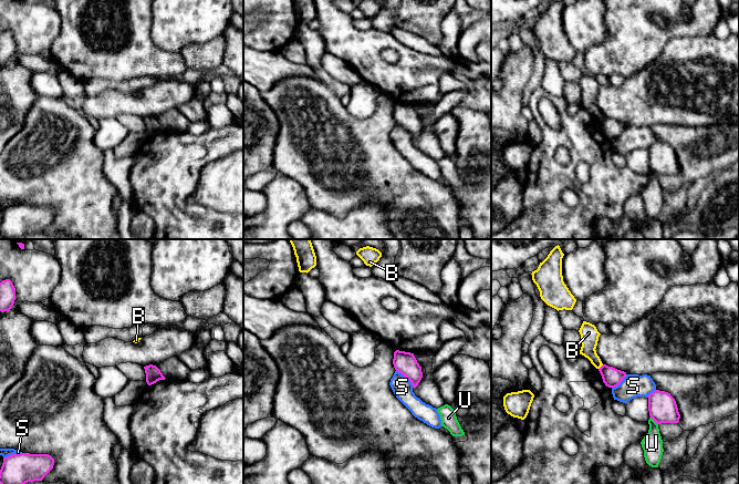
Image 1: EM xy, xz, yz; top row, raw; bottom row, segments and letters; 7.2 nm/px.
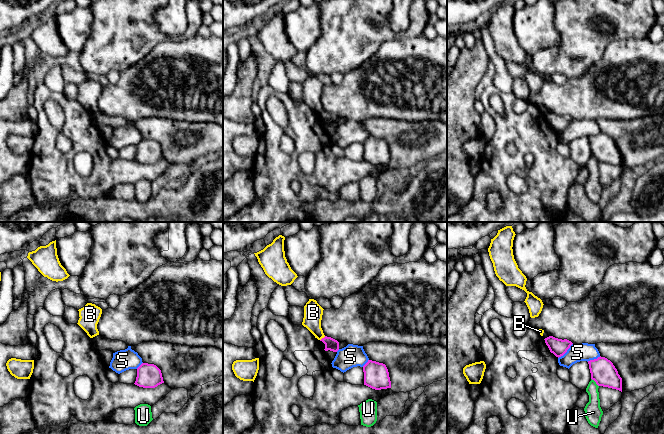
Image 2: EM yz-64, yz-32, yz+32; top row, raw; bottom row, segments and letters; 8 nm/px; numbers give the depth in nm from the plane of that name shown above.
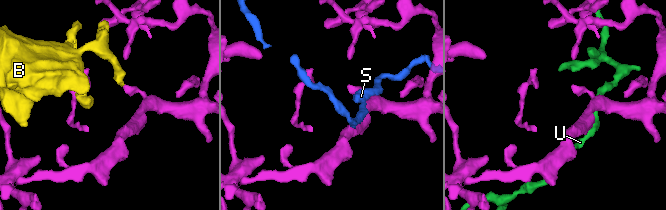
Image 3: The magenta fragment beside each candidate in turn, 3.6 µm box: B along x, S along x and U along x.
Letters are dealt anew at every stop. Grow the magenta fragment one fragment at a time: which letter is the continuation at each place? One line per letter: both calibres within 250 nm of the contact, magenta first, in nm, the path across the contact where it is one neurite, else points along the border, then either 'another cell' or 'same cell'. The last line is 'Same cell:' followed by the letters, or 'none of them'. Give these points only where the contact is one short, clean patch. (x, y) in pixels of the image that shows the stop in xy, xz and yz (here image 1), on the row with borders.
B: calibres 140 and 130 nm; border yz (603, 364), (599, 369); another cell
S: calibres 160 and 150 nm; another cell
U: calibres 200 and 150 nm; another cell
Same cell: none of them

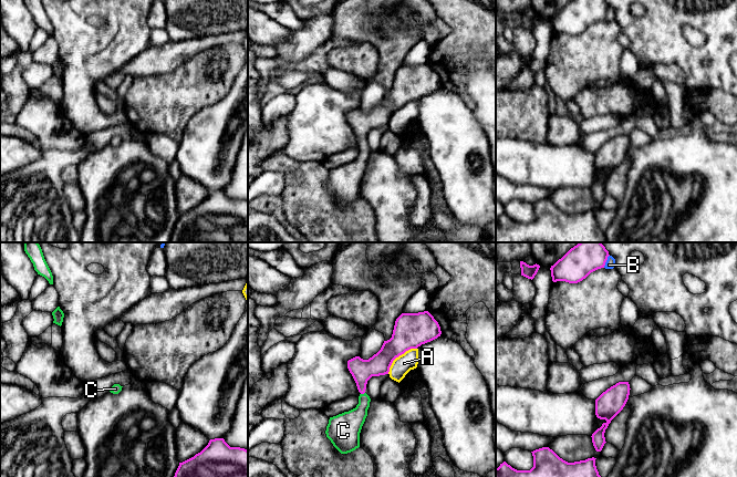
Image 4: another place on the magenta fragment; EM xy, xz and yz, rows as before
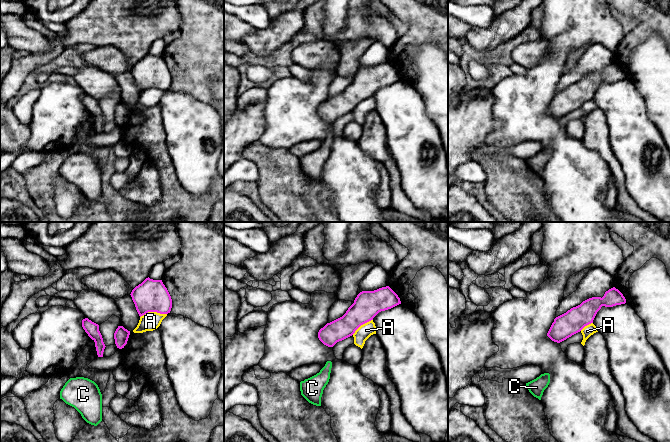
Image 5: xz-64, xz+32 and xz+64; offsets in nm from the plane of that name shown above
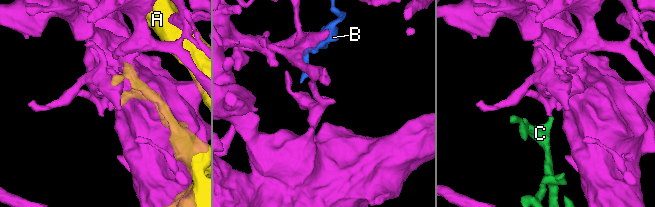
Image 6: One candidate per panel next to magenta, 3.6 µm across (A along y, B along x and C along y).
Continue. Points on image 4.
A: calibres 260 and 140 nm; another cell
B: calibres 240 and 70 nm; another cell
C: calibres 160 and 190 nm; way xz (362, 370), (362, 393), (361, 411), (349, 424); same cell
Same cell: C

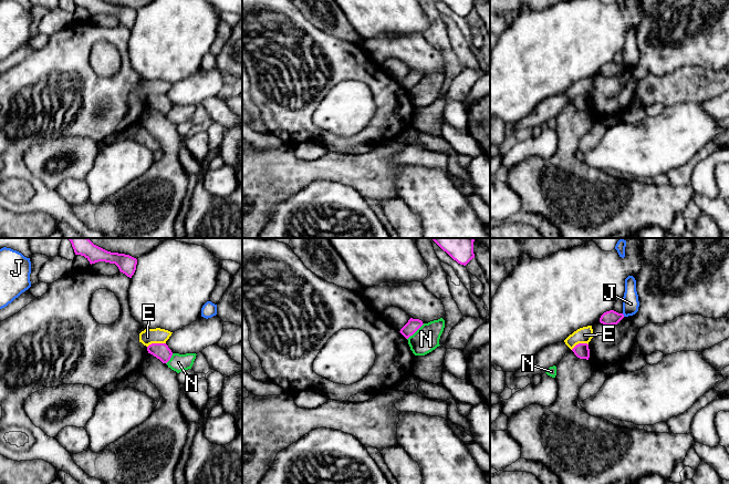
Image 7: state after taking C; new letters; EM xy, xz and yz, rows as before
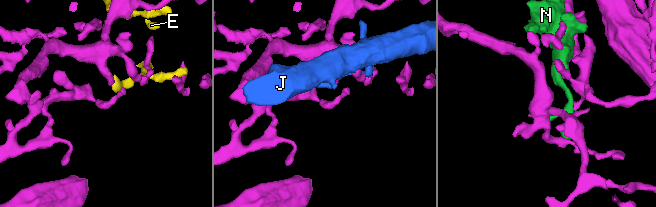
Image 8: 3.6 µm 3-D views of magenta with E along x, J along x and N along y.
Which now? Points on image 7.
E: calibres 120 and 120 nm; another cell
J: calibres 110 and 120 nm; another cell
N: calibres 90 and 190 nm; another cell
Same cell: none of them

